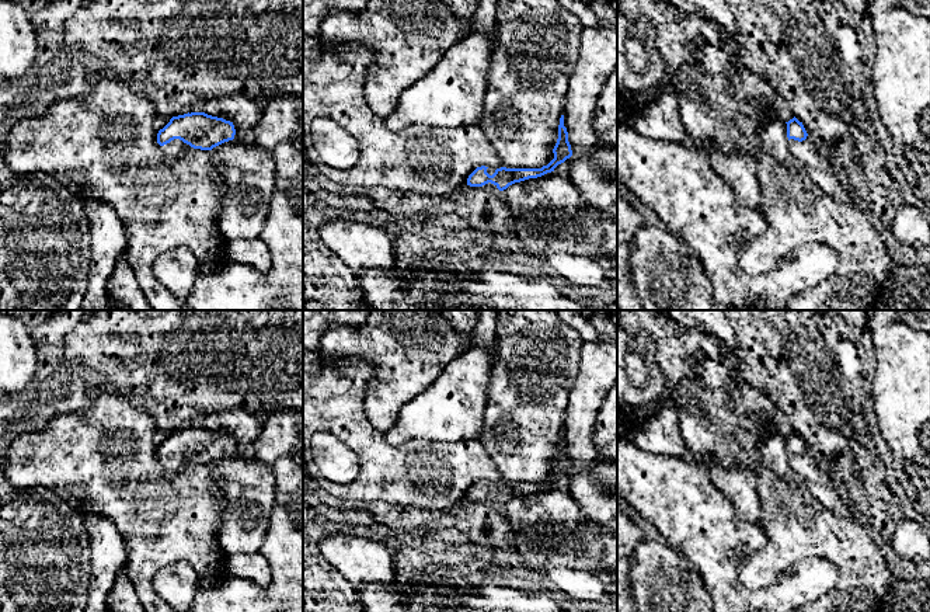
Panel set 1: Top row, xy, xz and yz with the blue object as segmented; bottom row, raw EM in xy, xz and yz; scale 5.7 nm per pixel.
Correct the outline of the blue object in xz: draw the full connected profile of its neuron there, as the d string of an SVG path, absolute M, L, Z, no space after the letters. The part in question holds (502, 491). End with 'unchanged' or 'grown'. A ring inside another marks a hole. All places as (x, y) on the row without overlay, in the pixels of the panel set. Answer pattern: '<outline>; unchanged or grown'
M564 430L560 432L558 439L558 453L553 463L554 473L541 483L491 483L491 481L477 481L467 493L467 500L480 501L484 504L499 504L504 505L515 497L520 497L529 493L537 493L547 487L554 486L554 483L564 477L572 470L571 459L568 456L568 446L564 441Z; grown

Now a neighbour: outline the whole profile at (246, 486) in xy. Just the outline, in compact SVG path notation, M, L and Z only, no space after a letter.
M229 455L212 463L216 472L213 494L224 504L217 545L226 556L260 552L269 528L275 503L276 479L272 467L261 463L252 455L240 458Z

